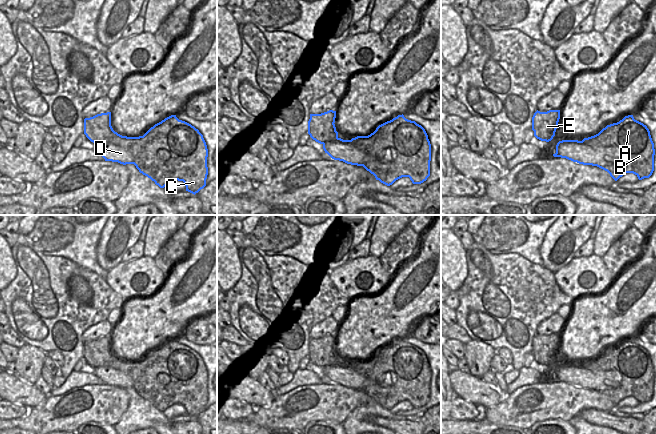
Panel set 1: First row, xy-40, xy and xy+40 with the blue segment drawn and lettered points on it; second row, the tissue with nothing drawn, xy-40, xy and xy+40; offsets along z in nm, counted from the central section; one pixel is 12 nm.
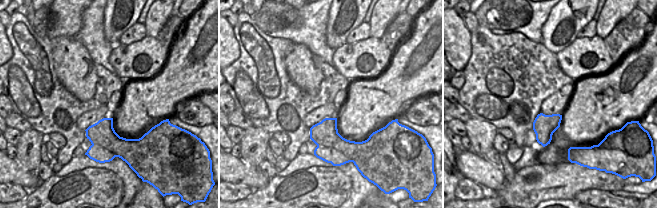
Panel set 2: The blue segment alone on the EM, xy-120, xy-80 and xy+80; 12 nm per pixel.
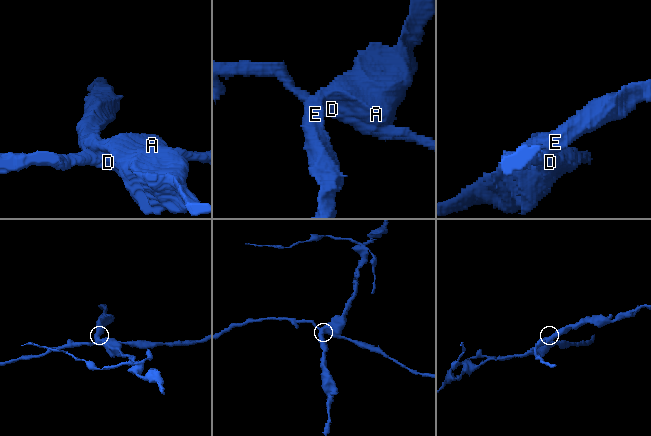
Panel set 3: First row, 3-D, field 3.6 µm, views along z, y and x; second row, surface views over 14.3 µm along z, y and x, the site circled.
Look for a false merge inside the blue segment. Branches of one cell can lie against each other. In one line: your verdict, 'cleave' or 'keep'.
cleave

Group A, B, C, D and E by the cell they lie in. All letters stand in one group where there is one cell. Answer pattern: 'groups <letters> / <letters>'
groups A B C E / D

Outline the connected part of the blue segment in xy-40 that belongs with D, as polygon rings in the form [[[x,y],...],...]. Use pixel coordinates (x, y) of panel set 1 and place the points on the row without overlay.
[[[109,366],[95,368],[94,375],[101,379],[105,385],[118,386],[123,389],[134,387],[134,382],[130,376]]]

